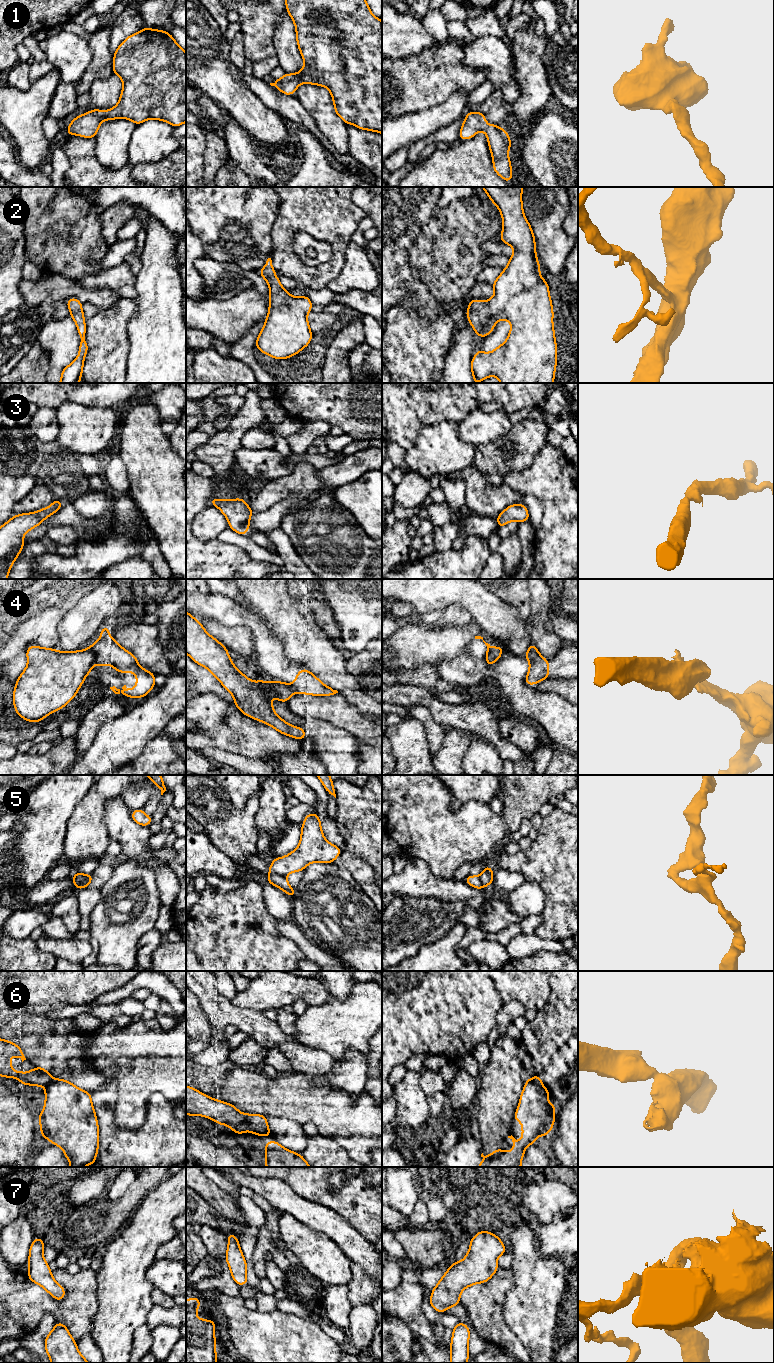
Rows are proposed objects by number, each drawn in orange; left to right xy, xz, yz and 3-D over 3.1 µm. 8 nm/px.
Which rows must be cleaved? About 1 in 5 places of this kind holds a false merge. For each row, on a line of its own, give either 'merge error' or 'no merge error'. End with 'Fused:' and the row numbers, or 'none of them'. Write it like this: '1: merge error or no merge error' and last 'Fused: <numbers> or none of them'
1: no merge error
2: no merge error
3: no merge error
4: merge error
5: merge error
6: merge error
7: no merge error
Fused: 4, 5, 6

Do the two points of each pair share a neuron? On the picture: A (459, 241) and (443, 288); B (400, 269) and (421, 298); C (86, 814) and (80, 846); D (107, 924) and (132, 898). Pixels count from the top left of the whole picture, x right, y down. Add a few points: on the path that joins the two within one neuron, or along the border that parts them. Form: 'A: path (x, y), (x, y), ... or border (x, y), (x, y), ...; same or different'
A: path (451, 253), (451, 268), (448, 271), (448, 276); same
B: path (400, 276), (415, 291); same
C: path (86, 822), (86, 838); same
D: path (113, 918), (127, 904); same

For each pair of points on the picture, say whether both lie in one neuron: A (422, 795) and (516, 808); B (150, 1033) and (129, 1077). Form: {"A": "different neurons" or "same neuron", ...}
{"A": "different neurons", "B": "same neuron"}

